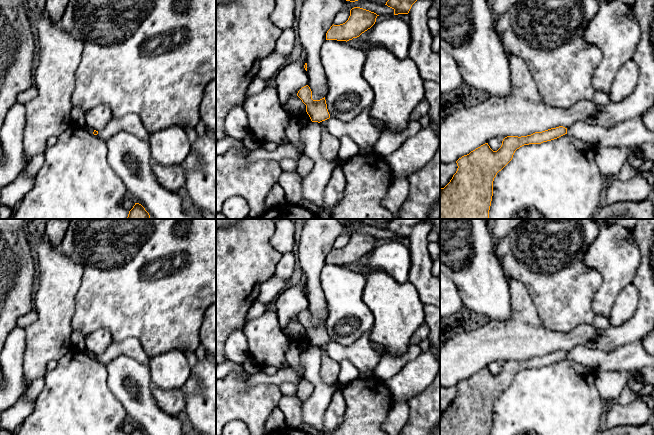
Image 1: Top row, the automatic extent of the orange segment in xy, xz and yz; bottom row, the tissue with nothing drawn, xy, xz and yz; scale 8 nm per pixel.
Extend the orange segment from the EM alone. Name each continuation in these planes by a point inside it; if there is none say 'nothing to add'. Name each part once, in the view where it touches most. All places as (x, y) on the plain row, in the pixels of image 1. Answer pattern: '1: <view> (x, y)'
nothing to add

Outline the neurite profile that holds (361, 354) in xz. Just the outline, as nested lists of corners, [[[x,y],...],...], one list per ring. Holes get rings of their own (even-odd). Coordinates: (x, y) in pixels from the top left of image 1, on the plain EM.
[[[368,331],[357,342],[349,346],[330,341],[326,345],[327,355],[338,362],[345,359],[351,361],[359,373],[373,372],[382,355],[371,347],[370,332]]]

